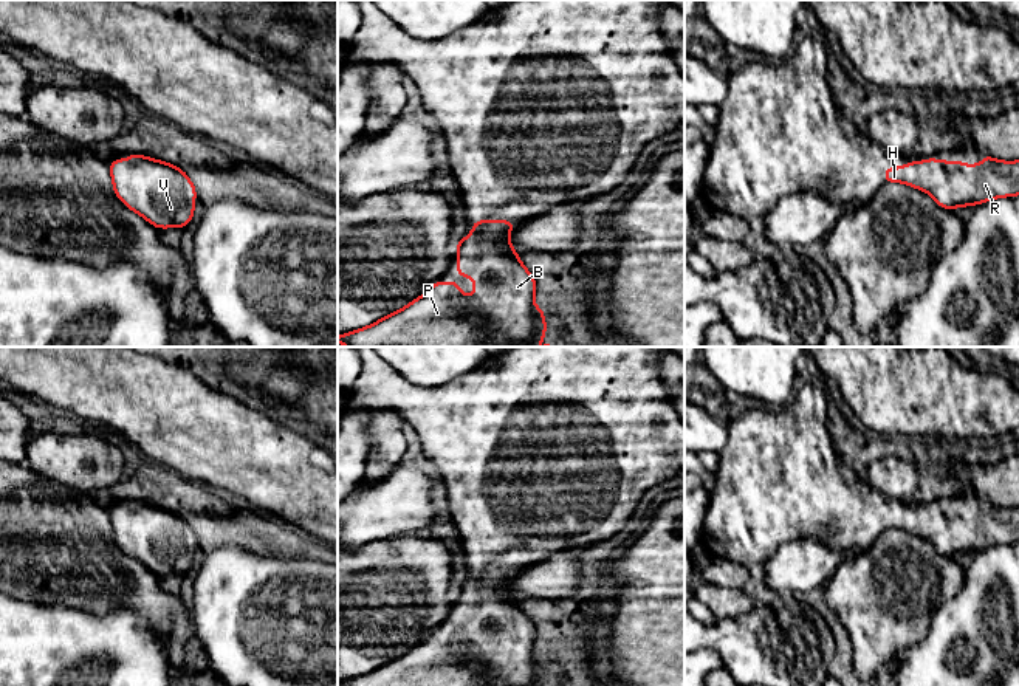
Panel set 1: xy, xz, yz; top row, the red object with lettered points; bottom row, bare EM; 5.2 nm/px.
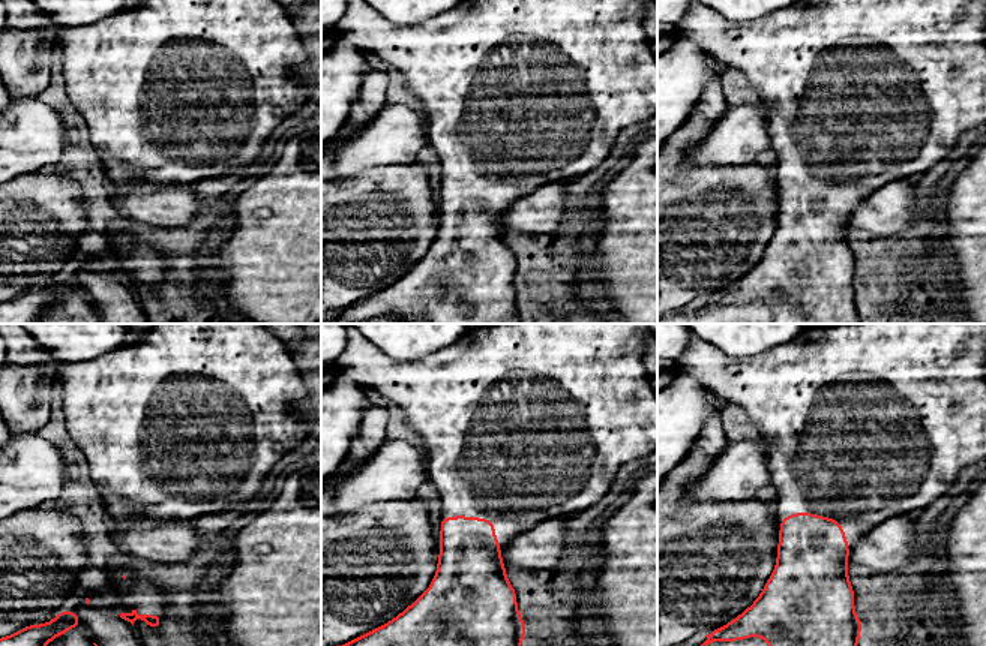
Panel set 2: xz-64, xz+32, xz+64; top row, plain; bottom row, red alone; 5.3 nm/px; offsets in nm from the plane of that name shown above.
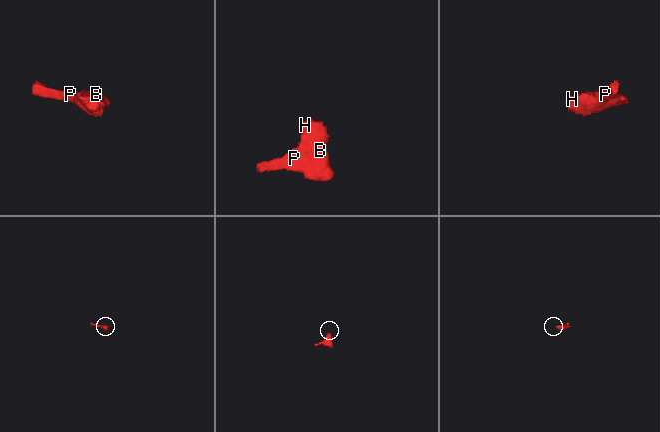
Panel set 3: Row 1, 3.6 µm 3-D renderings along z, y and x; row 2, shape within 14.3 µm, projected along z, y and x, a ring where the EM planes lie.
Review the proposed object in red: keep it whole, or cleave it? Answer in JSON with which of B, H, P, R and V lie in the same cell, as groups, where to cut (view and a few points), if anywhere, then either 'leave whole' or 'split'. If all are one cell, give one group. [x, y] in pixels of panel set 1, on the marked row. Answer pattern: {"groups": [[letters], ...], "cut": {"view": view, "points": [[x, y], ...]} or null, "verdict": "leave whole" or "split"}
{"groups": [["B", "H", "P", "R", "V"]], "cut": null, "verdict": "leave whole"}

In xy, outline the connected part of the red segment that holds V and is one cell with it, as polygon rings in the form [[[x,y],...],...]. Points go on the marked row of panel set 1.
[[[141,153],[108,164],[115,195],[152,226],[186,228],[192,221],[197,189],[184,170]]]

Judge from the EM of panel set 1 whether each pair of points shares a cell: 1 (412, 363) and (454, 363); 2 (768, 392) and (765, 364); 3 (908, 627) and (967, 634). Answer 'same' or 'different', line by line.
1: same
2: same
3: different

